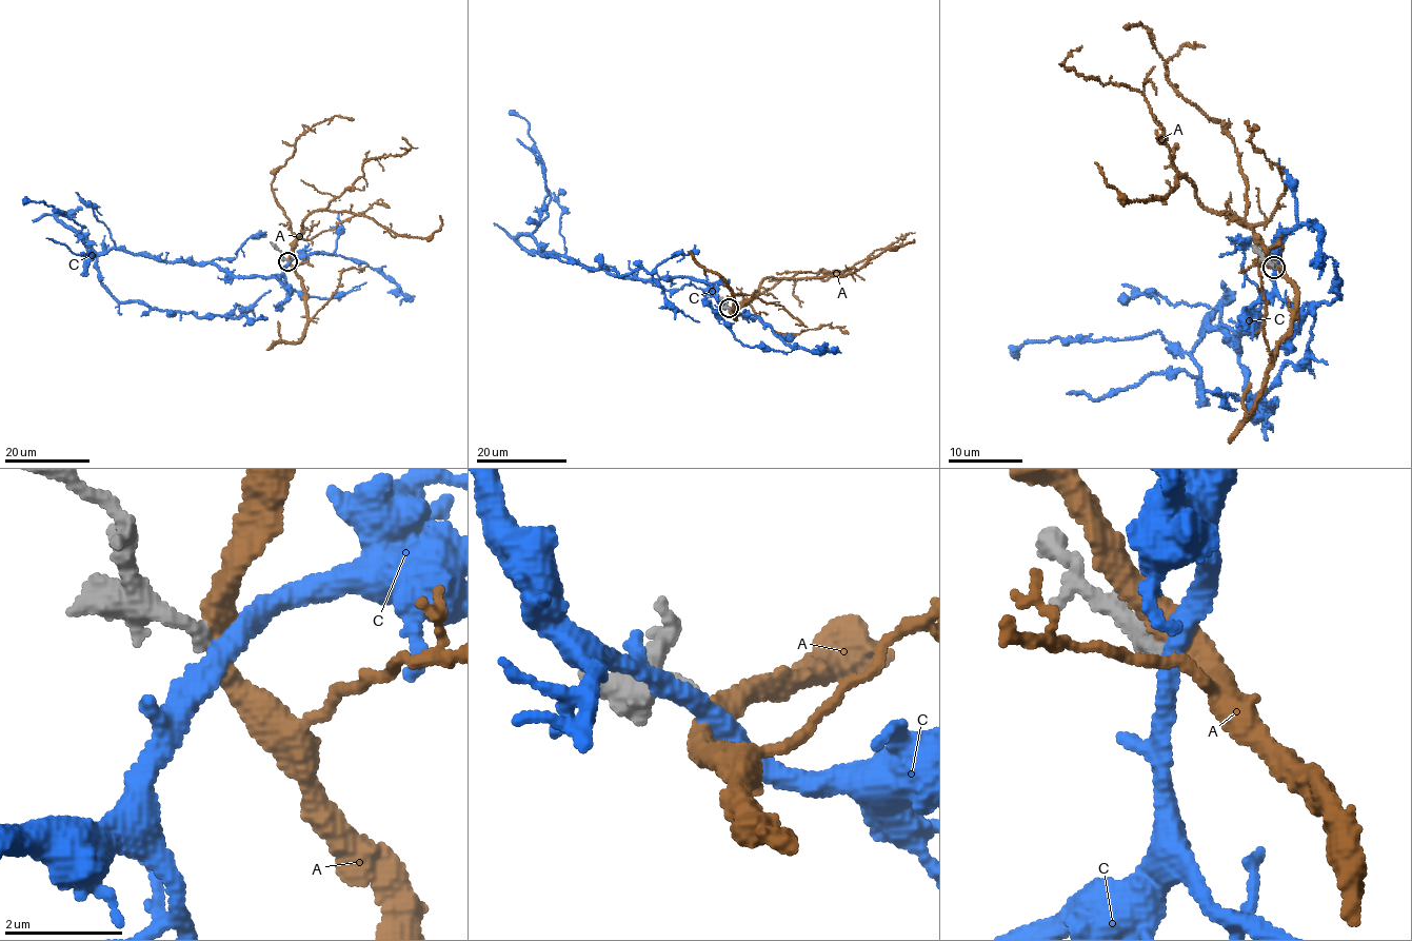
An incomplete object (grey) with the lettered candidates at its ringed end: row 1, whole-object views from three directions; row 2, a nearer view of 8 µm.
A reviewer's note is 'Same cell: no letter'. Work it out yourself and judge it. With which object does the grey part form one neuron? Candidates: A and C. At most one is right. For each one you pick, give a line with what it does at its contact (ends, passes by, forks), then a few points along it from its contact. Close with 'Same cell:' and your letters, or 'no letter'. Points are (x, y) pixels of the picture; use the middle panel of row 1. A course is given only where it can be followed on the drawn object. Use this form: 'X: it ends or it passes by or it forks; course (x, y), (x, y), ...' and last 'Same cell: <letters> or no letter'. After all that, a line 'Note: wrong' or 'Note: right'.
Same cell: no letter
Note: right

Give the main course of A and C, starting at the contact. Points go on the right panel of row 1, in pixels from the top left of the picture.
A: (1273, 263), (1261, 240), (1236, 218), (1211, 213), (1182, 174), (1164, 196), (1128, 201), (1095, 162)
C: (1273, 266), (1244, 320), (1258, 328), (1239, 334), (1261, 418), (1275, 402), (1257, 398), (1301, 364), (1314, 314)

